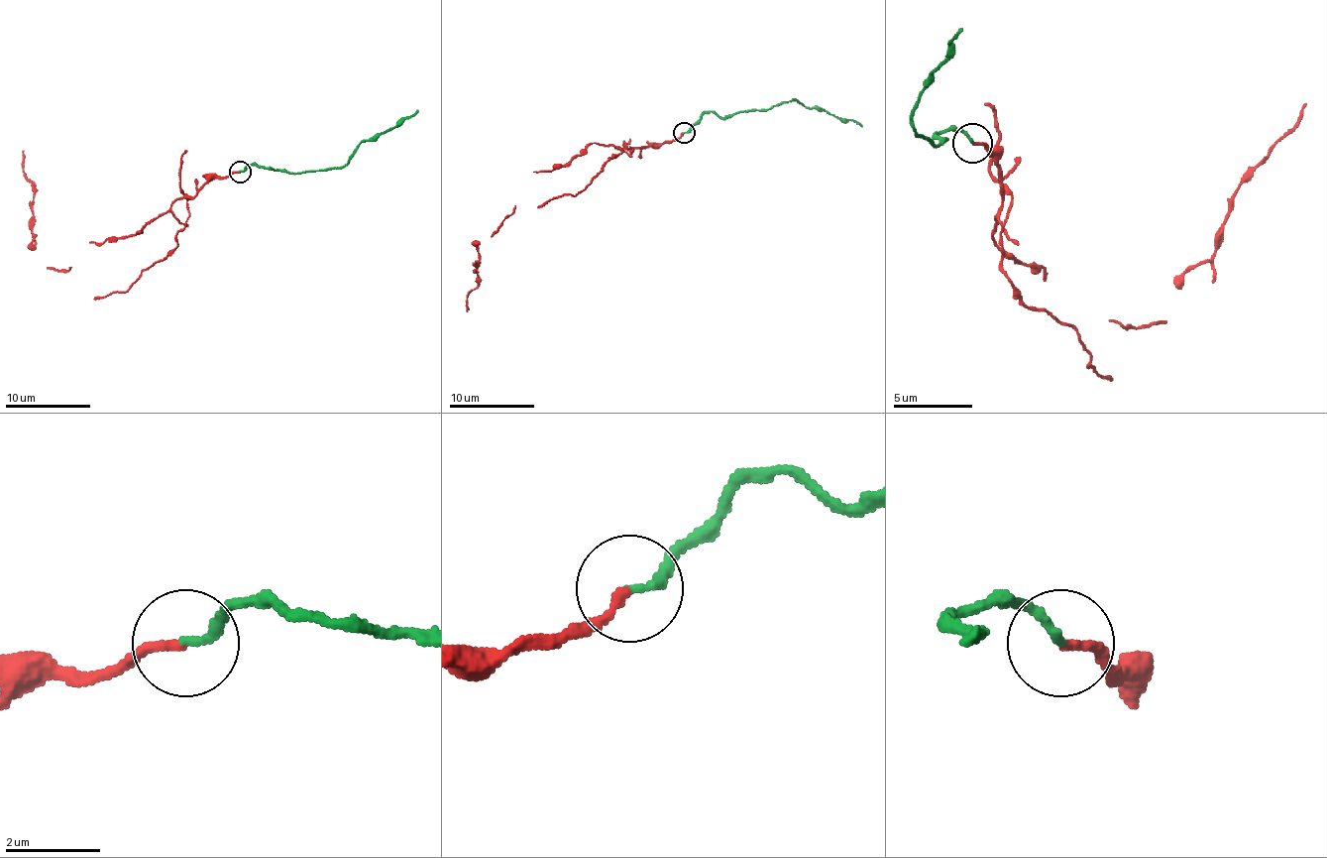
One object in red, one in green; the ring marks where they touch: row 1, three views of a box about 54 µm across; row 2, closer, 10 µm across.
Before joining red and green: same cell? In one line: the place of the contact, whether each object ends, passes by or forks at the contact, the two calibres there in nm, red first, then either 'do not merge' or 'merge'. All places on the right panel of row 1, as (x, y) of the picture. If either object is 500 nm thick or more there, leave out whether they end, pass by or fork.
(972, 143) | red ends | green ends | 180/200 nm | do not merge

